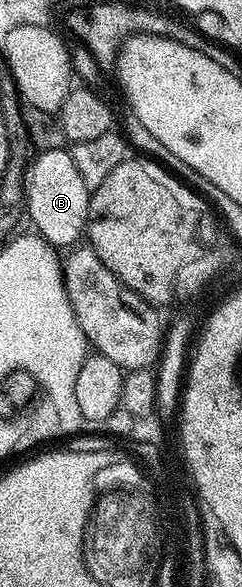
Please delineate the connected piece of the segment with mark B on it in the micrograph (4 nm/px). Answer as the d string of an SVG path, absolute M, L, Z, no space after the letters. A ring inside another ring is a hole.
M48 149L35 154L35 161L27 171L25 183L26 217L32 220L31 227L43 237L49 245L72 247L76 241L85 236L86 226L90 220L88 215L88 199L90 190L82 183L82 175L78 175L78 167L74 167L71 152L65 149Z

